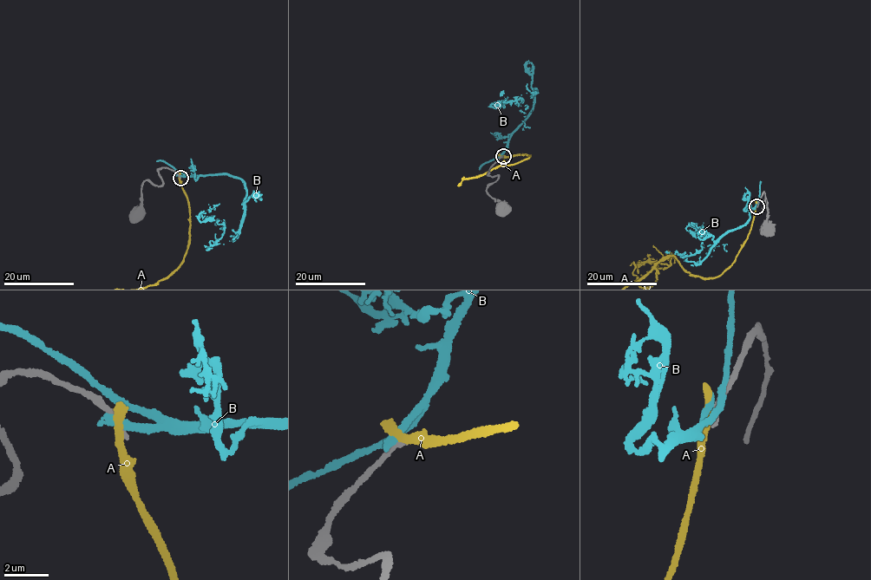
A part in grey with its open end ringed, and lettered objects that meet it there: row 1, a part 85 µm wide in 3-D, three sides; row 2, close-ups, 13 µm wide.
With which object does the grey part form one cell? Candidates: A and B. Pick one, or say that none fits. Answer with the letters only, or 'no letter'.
no letter

